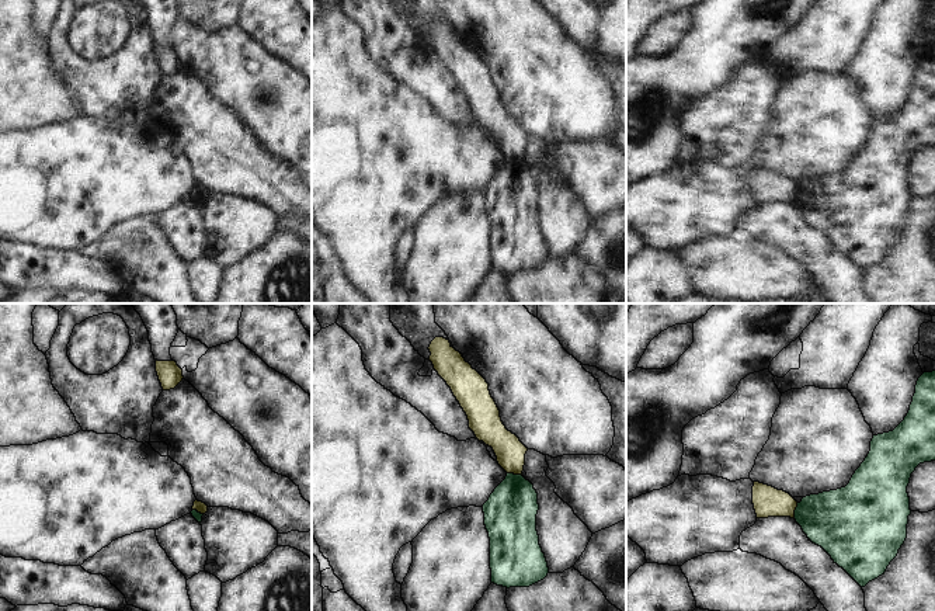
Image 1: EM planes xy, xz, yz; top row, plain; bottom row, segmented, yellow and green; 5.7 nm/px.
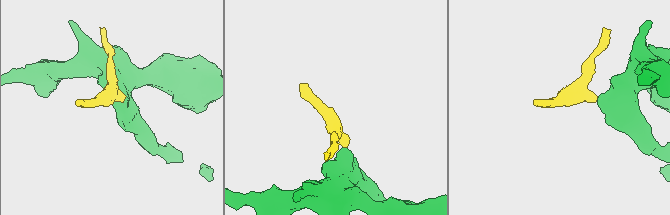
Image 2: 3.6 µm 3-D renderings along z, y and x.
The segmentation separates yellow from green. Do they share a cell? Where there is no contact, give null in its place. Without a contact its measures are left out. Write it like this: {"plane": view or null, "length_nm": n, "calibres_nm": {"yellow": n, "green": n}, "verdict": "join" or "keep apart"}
{"plane": "xz", "length_nm": 90, "calibres_nm": {"yellow": 170, "green": 300}, "verdict": "keep apart"}

